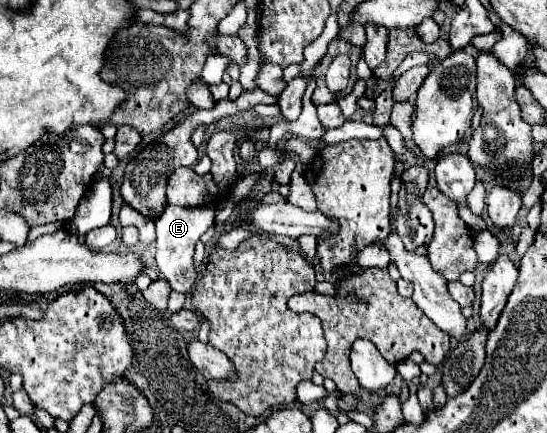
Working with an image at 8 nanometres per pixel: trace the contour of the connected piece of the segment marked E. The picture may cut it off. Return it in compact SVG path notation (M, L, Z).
M166 205L164 213L156 219L156 235L158 235L156 267L174 291L180 291L180 293L192 291L198 277L194 267L194 245L212 223L214 223L214 211L206 211L200 207L174 207L174 205Z

